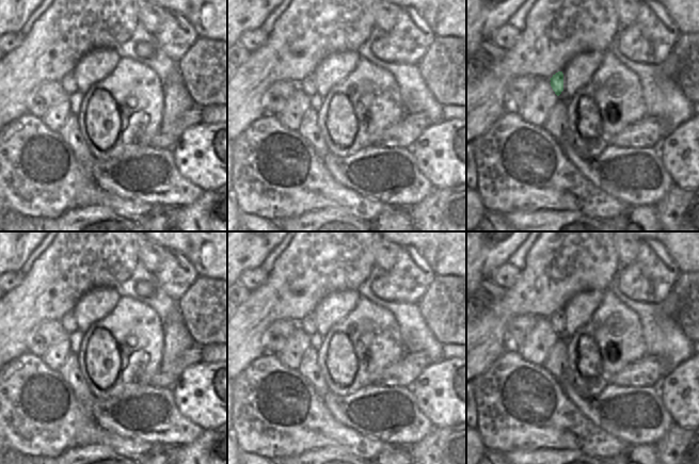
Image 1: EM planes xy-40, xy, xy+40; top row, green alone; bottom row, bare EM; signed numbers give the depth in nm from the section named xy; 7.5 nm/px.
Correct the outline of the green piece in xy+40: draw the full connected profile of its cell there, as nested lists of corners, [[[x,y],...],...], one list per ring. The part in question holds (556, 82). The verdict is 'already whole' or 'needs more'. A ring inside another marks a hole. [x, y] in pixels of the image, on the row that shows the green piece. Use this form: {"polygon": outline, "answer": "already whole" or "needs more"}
{"polygon": [[[558,71],[550,79],[551,86],[555,94],[559,96],[563,91],[563,74],[562,71]]], "answer": "already whole"}

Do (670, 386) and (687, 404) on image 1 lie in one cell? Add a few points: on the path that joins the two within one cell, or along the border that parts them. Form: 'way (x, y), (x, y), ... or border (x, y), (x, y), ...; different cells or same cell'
way (674, 390), (684, 400); same cell

